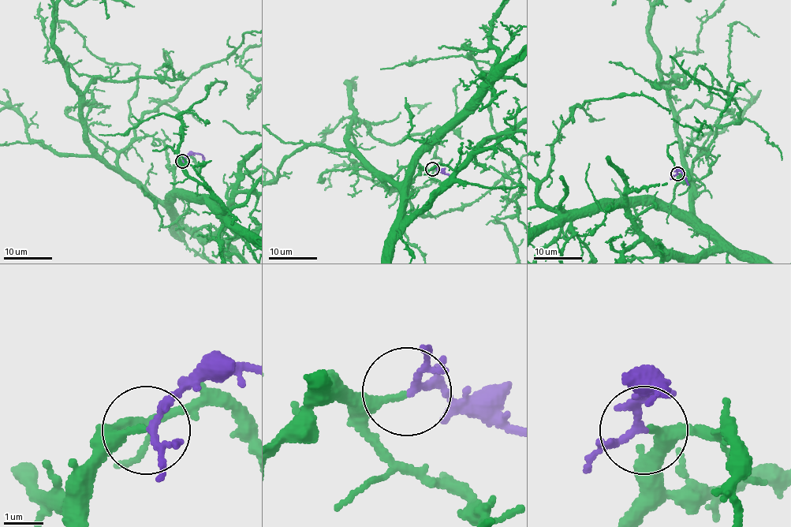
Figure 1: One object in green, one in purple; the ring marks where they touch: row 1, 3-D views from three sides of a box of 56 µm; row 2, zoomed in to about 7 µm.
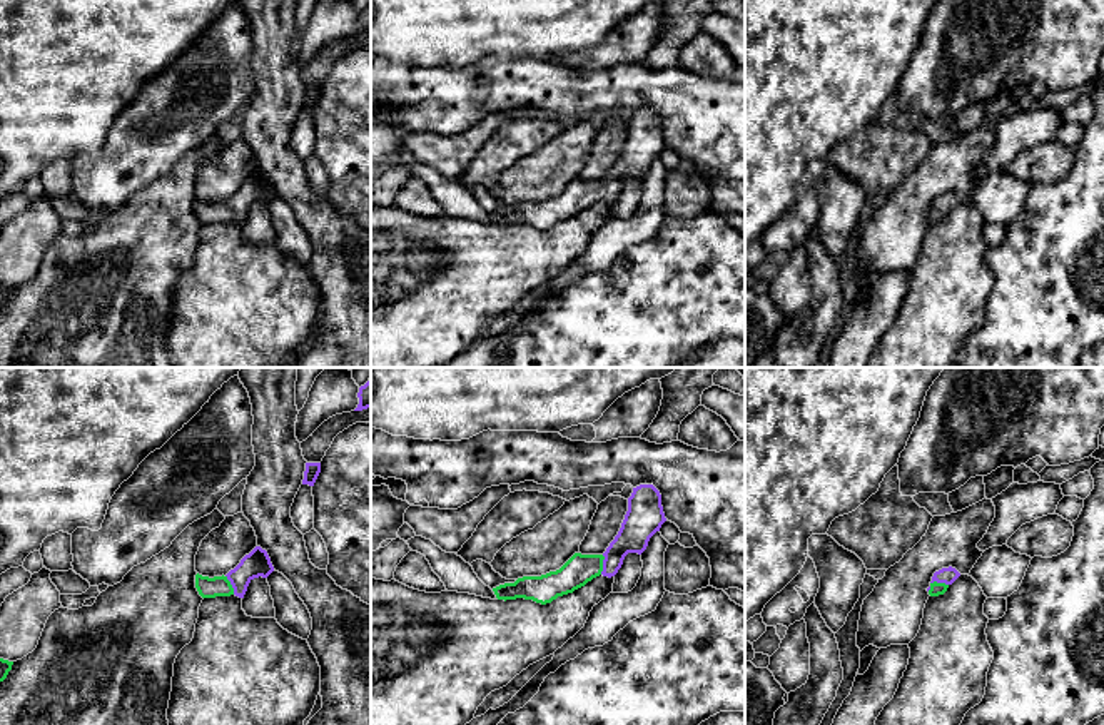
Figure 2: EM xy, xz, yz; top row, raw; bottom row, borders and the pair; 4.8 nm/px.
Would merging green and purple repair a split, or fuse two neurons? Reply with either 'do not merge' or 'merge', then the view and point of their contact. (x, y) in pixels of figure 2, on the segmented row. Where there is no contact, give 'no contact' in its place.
merge; meets green in xz at (602, 565)

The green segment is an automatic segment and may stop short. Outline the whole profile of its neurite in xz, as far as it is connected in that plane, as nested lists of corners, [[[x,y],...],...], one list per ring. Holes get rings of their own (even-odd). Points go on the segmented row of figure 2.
[[[653,484],[633,488],[628,498],[628,511],[615,540],[603,555],[575,553],[560,570],[541,576],[523,576],[514,583],[493,588],[498,600],[533,600],[546,605],[558,596],[573,593],[593,578],[615,576],[628,553],[641,555],[650,538],[666,521],[661,494]]]

